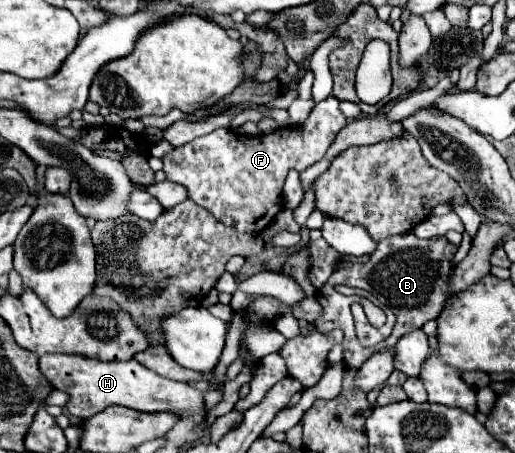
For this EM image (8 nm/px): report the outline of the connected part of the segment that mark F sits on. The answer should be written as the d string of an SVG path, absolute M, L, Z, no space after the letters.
M329 95L327 99L319 101L313 107L311 115L301 127L281 127L275 133L253 135L253 137L247 137L243 133L233 133L229 129L215 129L203 137L195 137L193 141L177 147L173 153L167 153L163 157L163 171L169 181L181 183L187 187L191 201L211 211L225 225L231 225L241 233L259 233L283 209L281 191L283 191L283 183L289 169L297 169L301 173L313 163L321 161L329 145L335 141L335 135L345 127L345 123L347 119L339 111L339 99Z

